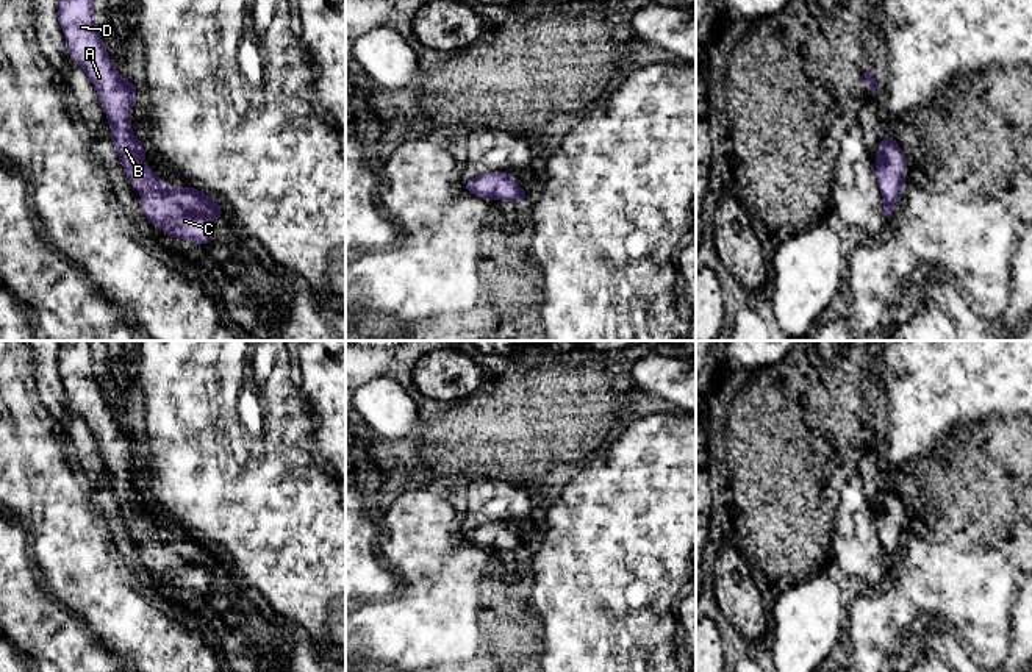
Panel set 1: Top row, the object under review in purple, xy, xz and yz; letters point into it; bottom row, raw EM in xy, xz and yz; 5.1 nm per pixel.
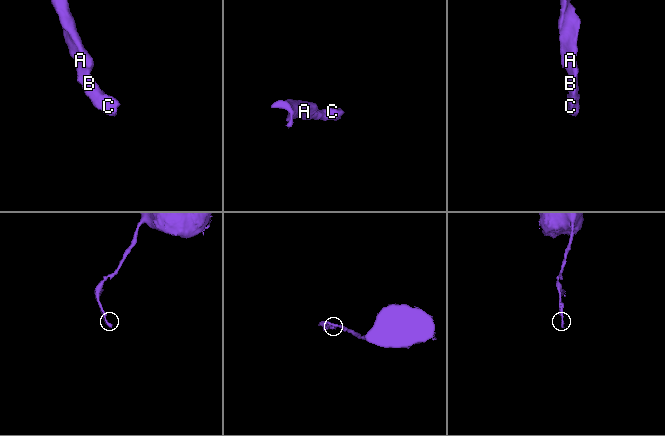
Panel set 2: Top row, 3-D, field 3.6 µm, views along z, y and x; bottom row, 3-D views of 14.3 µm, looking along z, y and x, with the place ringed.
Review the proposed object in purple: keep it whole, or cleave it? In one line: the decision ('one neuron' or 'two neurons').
one neuron

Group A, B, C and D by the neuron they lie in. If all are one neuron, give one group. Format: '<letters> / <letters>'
A B C D

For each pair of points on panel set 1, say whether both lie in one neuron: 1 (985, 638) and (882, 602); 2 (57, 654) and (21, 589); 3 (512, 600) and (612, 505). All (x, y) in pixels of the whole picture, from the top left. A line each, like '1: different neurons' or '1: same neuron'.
1: same neuron
2: same neuron
3: different neurons

